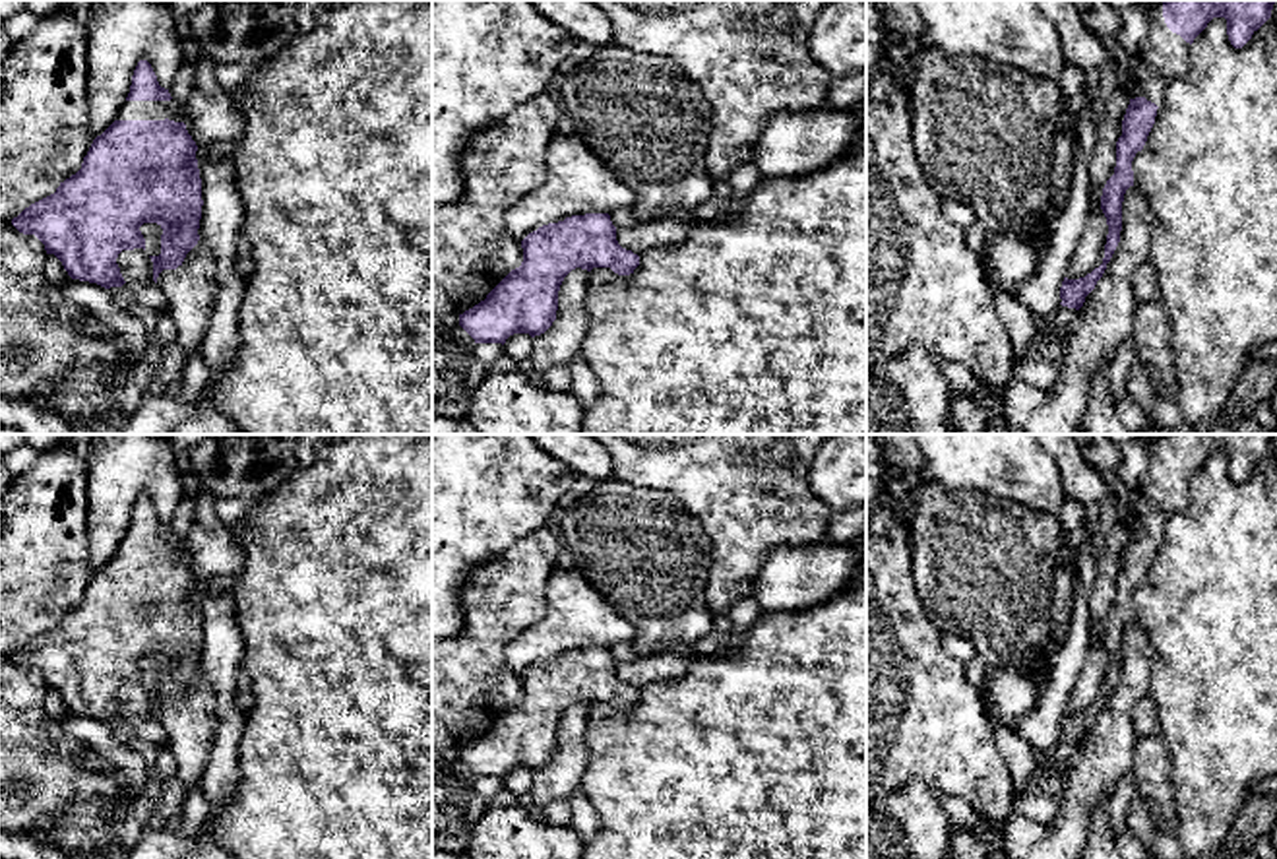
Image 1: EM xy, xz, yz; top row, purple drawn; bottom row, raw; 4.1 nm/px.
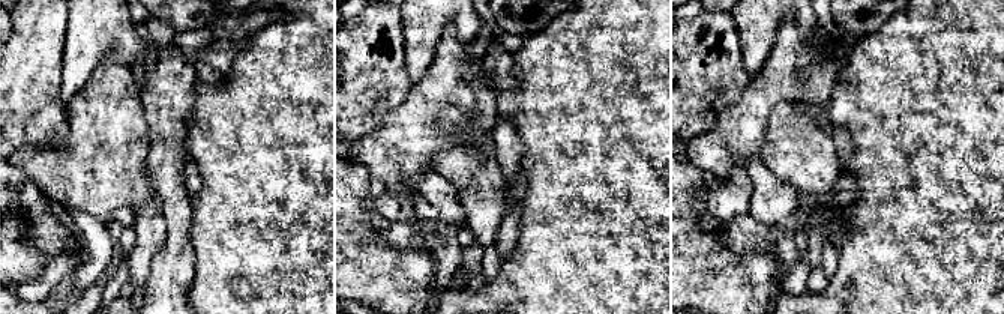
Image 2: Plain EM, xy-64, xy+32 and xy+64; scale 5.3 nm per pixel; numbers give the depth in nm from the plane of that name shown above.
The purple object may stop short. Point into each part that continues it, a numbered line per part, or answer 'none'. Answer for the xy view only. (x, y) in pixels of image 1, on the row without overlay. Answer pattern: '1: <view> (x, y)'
1: xy (130, 543)

